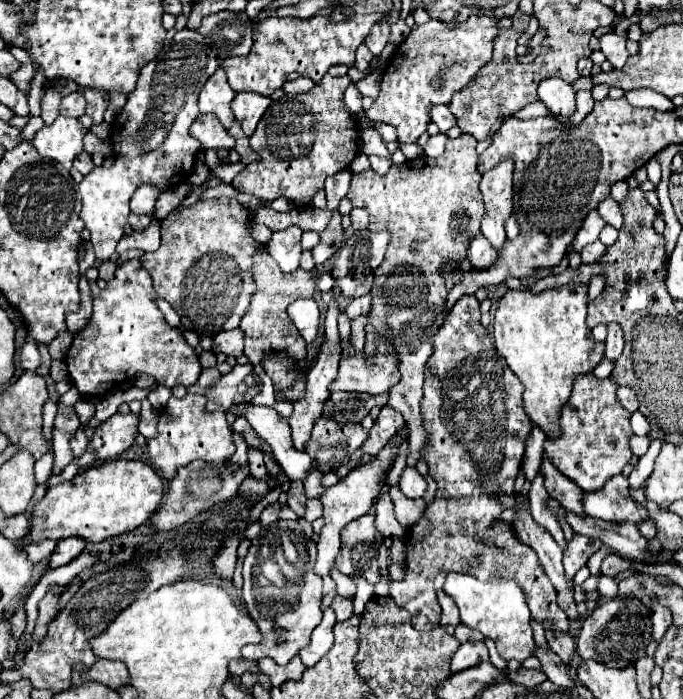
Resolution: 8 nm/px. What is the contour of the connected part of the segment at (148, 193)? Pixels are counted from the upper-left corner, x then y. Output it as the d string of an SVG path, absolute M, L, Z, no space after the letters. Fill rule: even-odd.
M145 184L145 186L141 186L141 188L133 194L133 198L131 198L131 212L153 216L155 200L157 200L155 188L149 186L149 184Z

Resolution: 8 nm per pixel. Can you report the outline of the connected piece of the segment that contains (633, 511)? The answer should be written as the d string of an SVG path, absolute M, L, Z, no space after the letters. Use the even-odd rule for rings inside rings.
M619 474L609 480L601 490L593 494L583 492L583 508L587 516L609 520L609 522L643 522L649 520L649 512L643 506L637 506L627 492L627 478Z

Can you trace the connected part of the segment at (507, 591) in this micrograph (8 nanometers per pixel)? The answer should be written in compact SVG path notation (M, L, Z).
M451 572L447 574L443 592L447 596L451 596L461 612L461 624L479 630L485 638L491 638L497 646L497 652L501 654L501 658L511 660L515 658L517 662L523 662L525 658L531 656L531 650L535 646L533 642L533 630L531 630L531 618L529 618L529 608L525 606L525 596L521 594L521 588L517 584L513 584L511 580L495 580L495 582L479 582L477 578L469 576L469 574L457 574Z

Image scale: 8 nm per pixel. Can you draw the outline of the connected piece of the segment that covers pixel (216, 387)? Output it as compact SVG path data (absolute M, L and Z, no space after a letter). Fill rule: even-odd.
M245 364L245 366L235 366L229 374L221 376L215 384L209 386L209 390L205 392L207 396L207 410L227 410L233 406L233 400L237 396L237 386L253 374L253 366Z

